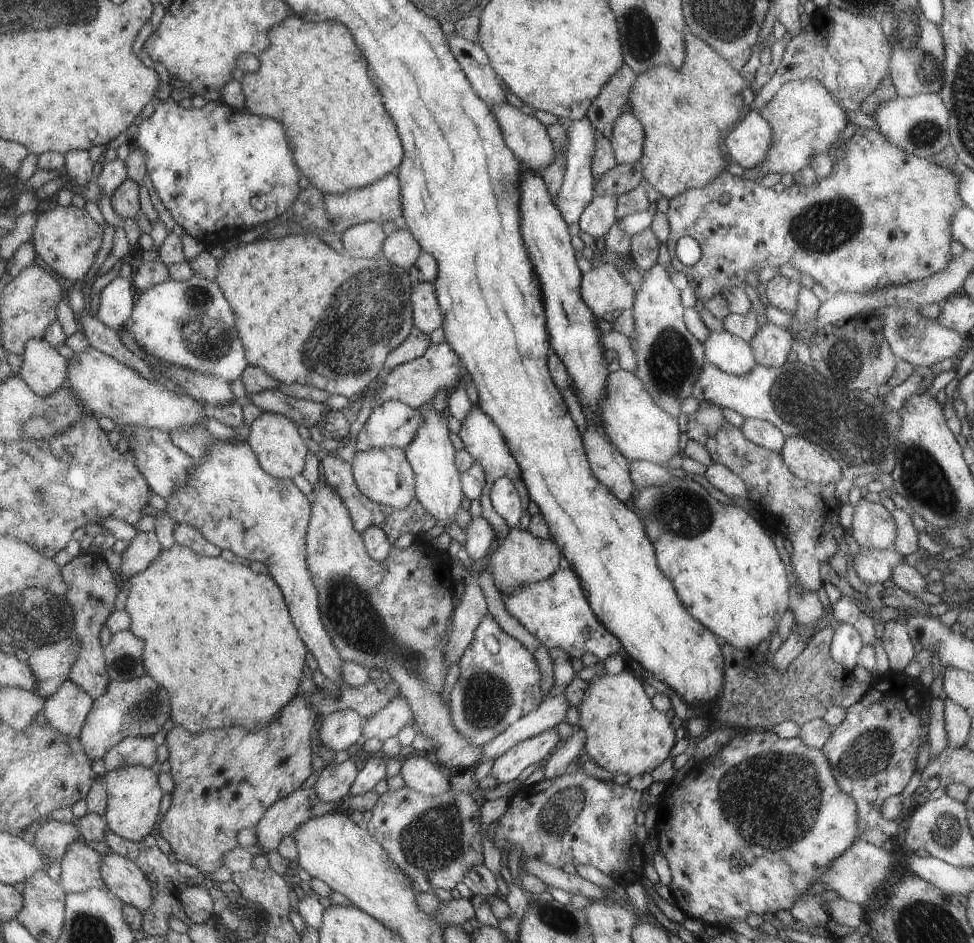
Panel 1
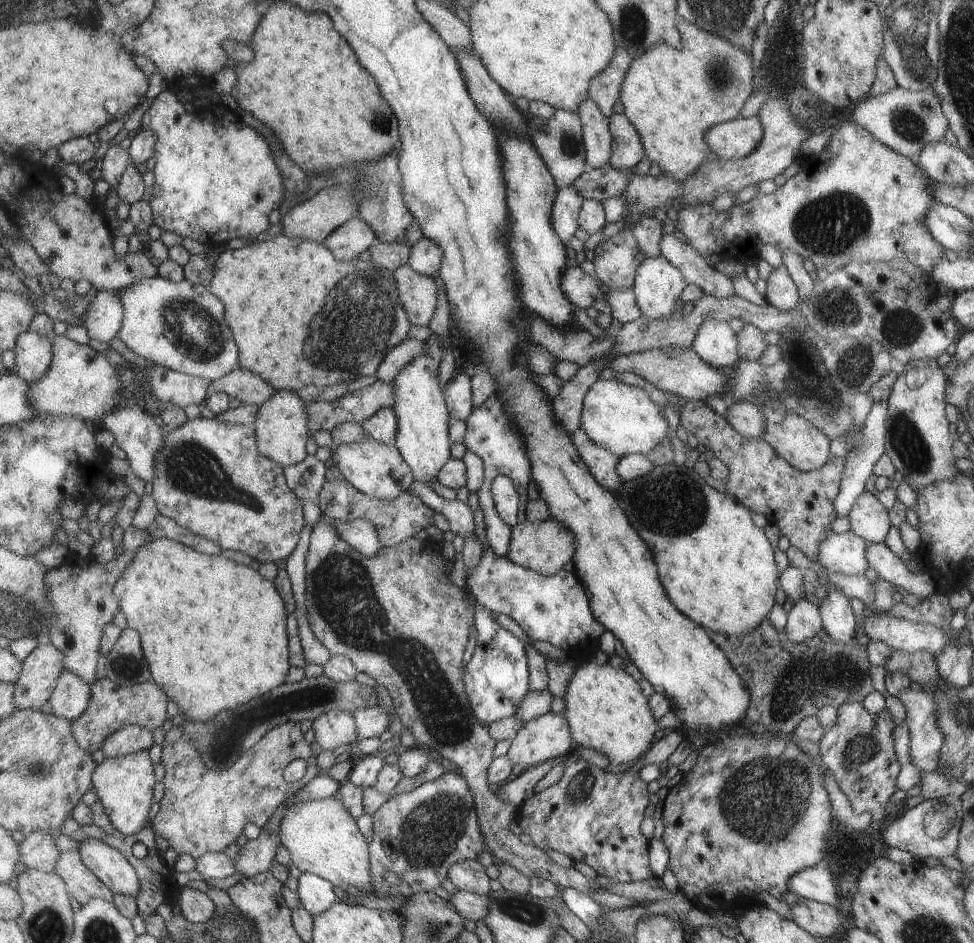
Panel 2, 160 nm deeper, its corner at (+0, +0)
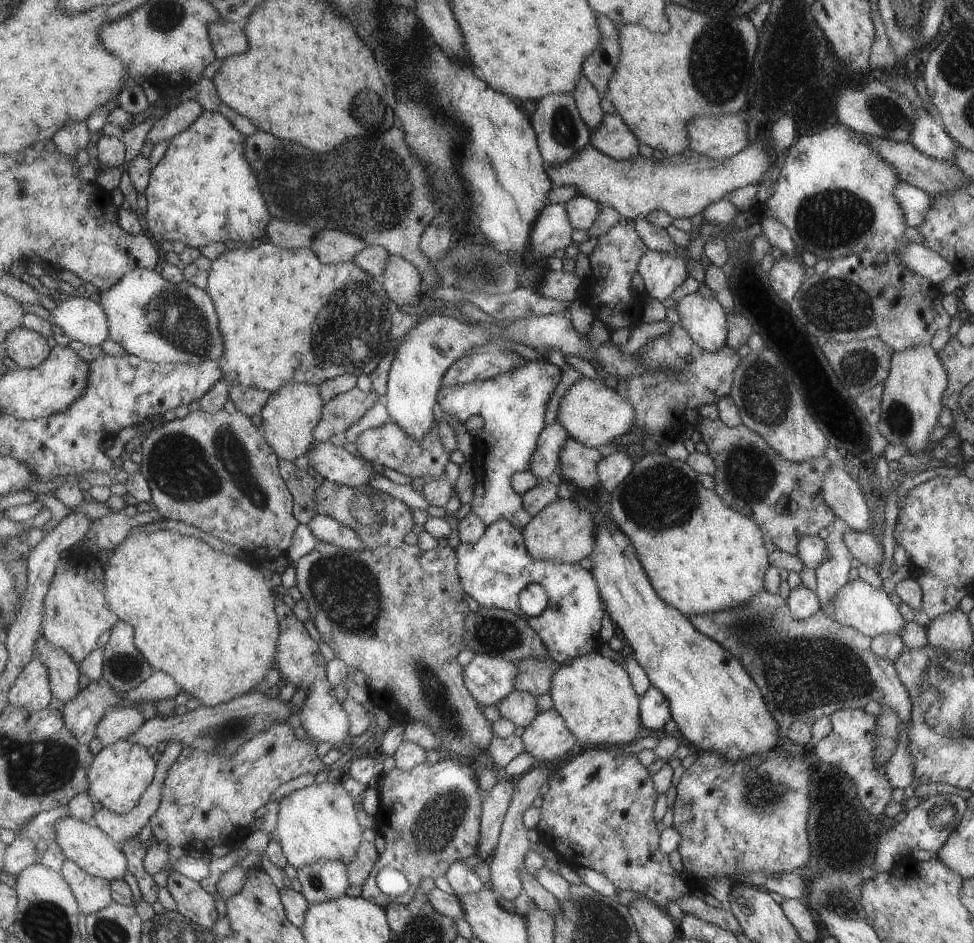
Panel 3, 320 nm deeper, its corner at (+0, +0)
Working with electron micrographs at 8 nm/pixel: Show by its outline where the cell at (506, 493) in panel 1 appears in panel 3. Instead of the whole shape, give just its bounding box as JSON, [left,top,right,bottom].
[456,519,603,663]

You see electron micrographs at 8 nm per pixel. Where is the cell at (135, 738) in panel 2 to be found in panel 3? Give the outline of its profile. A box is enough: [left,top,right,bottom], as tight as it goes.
[98,703,145,746]

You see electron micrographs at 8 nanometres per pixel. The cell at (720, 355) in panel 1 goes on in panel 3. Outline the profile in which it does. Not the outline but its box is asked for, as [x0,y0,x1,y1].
[674,289,728,352]

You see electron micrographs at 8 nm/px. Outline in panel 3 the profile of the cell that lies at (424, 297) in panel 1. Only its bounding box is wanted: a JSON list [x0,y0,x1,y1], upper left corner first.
[380,255,423,306]

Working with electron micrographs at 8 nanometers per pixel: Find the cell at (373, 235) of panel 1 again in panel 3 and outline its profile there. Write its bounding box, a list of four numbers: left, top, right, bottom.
[312,229,366,264]

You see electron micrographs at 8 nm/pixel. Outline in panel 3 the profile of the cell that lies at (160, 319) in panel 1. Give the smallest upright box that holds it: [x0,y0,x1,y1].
[99,268,224,364]

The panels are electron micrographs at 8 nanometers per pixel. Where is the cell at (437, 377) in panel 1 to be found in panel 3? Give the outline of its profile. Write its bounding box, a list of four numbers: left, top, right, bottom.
[313,386,382,443]

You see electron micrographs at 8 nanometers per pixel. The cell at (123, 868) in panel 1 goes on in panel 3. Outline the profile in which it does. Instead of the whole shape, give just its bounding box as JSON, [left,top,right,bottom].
[56,816,128,879]

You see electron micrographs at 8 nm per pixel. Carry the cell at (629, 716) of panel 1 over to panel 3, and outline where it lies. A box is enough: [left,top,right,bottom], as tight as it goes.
[549,652,640,747]

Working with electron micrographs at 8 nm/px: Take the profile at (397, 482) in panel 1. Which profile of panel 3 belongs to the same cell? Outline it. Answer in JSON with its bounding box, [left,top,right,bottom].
[307,440,377,487]

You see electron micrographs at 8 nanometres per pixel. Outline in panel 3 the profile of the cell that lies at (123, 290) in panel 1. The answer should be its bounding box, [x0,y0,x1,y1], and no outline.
[50,295,110,346]

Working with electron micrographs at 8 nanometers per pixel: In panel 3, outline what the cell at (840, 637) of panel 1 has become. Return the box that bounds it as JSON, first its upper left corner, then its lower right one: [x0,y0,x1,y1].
[814,517,852,606]

